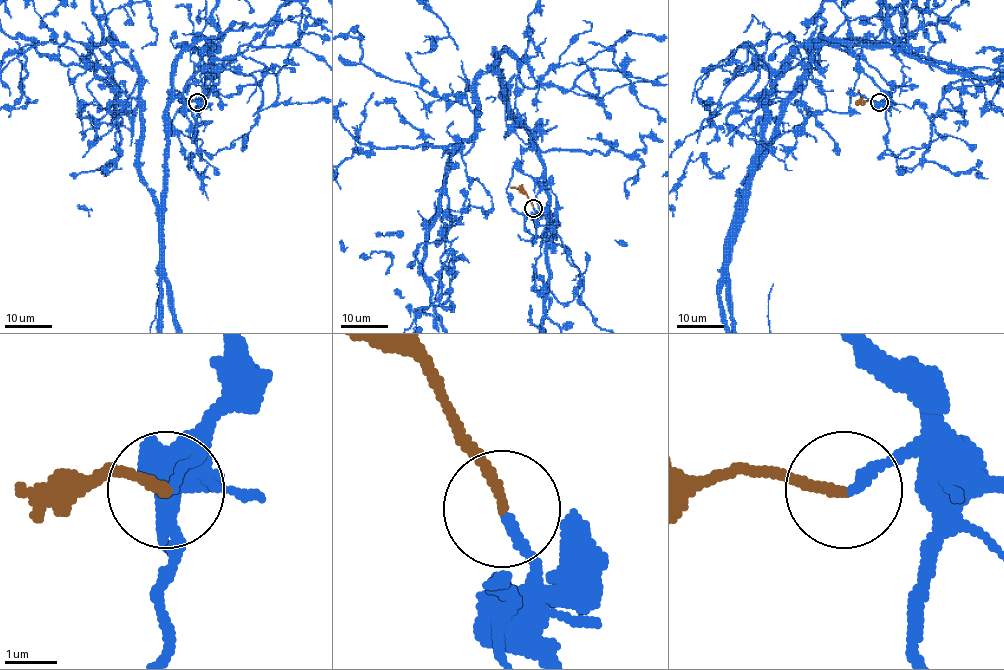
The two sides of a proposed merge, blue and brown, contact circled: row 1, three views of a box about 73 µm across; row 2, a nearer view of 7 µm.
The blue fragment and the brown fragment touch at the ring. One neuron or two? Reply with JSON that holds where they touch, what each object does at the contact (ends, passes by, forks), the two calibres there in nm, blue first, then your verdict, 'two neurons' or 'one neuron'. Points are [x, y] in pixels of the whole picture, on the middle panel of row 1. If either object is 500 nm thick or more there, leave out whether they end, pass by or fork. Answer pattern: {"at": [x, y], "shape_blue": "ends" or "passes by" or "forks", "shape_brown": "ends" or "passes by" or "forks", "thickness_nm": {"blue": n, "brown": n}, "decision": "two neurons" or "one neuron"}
{"at": [533, 208], "shape_blue": "ends", "shape_brown": "ends", "thickness_nm": {"blue": 190, "brown": 180}, "decision": "one neuron"}

